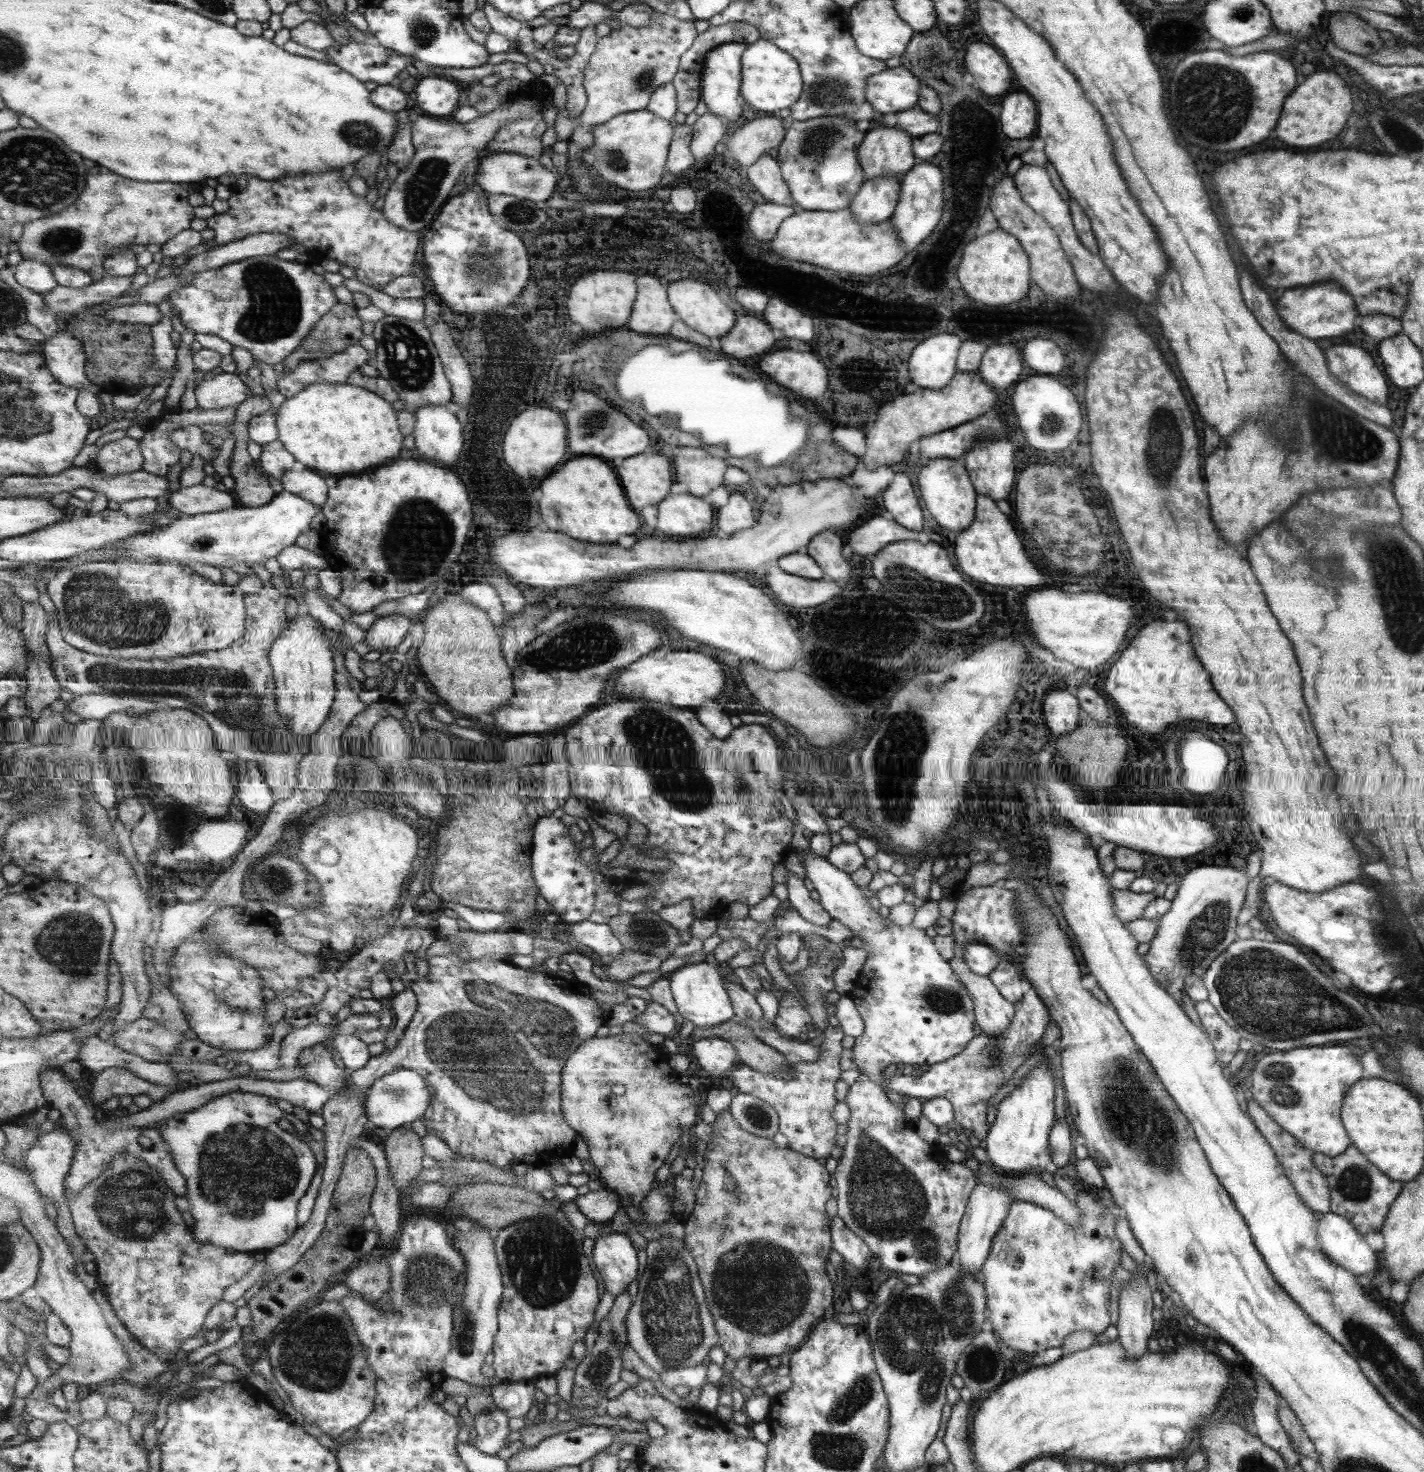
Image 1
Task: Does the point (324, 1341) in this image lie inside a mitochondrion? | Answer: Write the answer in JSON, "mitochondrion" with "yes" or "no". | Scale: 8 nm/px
{"mitochondrion":"yes"}

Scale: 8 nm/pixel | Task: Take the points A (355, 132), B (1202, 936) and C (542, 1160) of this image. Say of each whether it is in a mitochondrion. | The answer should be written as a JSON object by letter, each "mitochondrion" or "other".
{"A":"mitochondrion","B":"mitochondrion","C":"other"}

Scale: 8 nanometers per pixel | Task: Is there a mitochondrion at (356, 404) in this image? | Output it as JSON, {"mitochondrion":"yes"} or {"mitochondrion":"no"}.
{"mitochondrion":"no"}

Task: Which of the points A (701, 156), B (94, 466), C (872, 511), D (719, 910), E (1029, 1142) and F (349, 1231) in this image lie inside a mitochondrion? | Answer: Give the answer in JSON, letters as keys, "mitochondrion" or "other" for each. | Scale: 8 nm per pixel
{"A":"other","B":"other","C":"other","D":"other","E":"other","F":"other"}

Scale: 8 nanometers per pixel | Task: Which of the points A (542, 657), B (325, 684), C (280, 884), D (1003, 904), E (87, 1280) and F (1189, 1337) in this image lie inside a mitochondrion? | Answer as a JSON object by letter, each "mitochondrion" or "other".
{"A":"mitochondrion","B":"other","C":"mitochondrion","D":"mitochondrion","E":"other","F":"other"}

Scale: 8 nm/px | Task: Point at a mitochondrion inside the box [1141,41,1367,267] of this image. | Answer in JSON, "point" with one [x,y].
{"point":[1221,95]}

